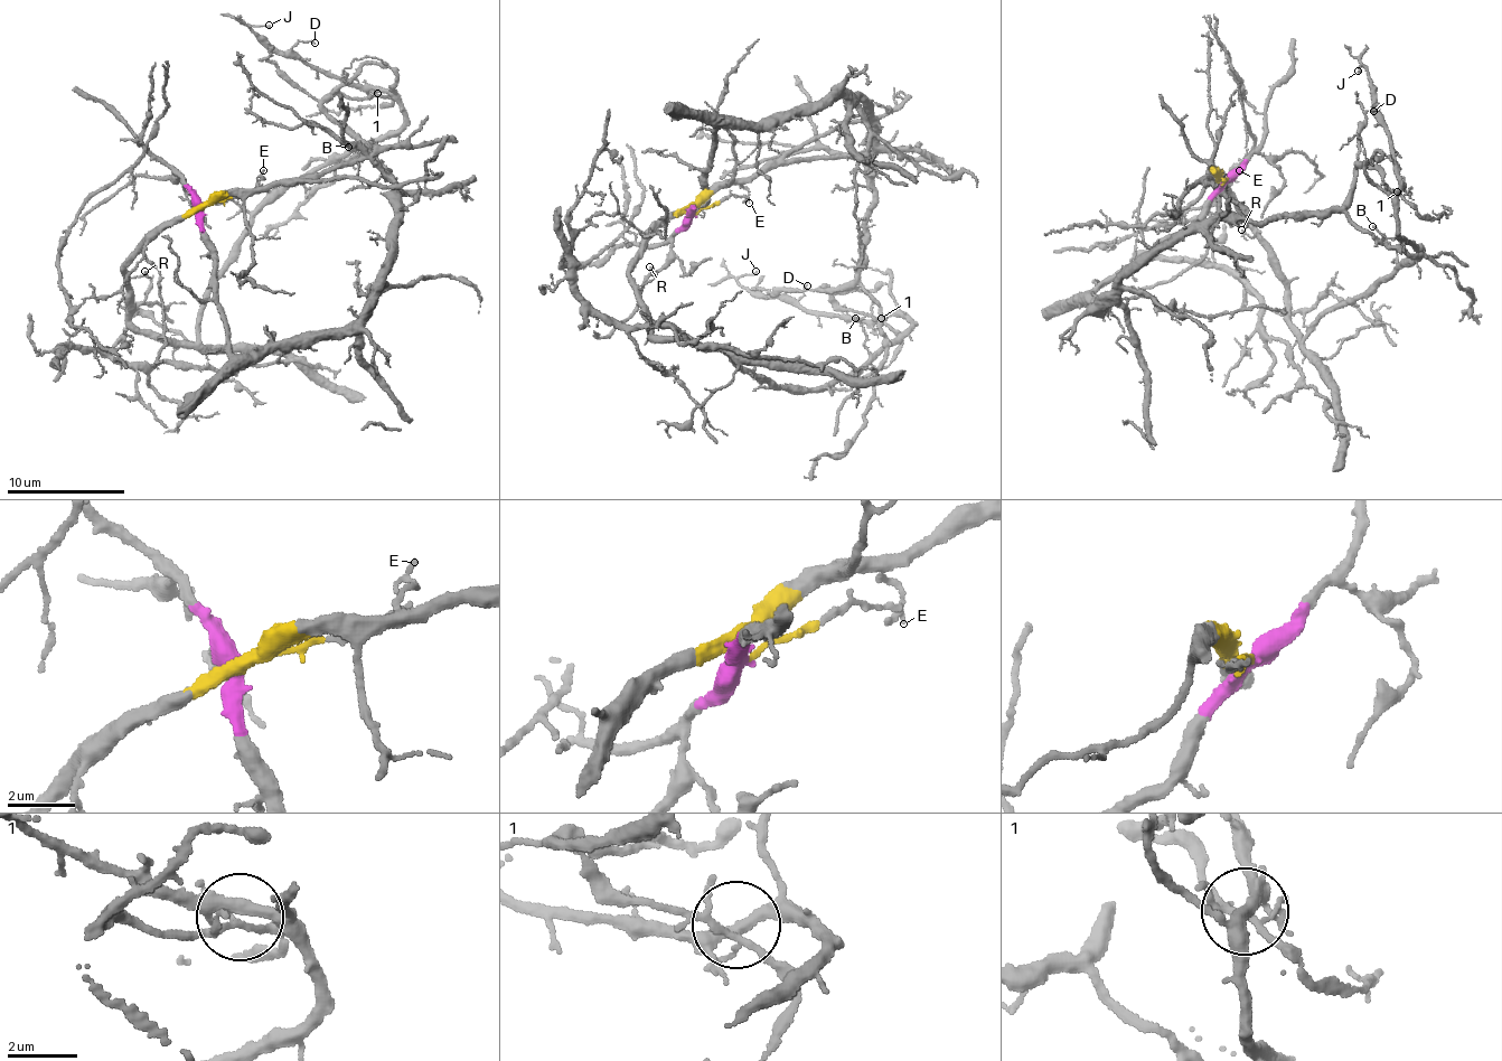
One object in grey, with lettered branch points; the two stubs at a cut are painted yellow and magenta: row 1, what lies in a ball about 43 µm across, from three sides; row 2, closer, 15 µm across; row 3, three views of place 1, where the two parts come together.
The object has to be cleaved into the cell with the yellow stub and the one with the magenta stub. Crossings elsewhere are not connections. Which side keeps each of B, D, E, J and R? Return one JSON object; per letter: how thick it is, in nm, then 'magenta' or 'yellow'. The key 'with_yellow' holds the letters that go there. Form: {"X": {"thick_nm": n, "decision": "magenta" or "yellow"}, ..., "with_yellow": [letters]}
{"B": {"thick_nm": 120, "decision": "yellow"}, "D": {"thick_nm": 120, "decision": "yellow"}, "E": {"thick_nm": 90, "decision": "yellow"}, "J": {"thick_nm": 110, "decision": "yellow"}, "R": {"thick_nm": 160, "decision": "yellow"}, "with_yellow": ["B", "D", "E", "J", "R"]}

